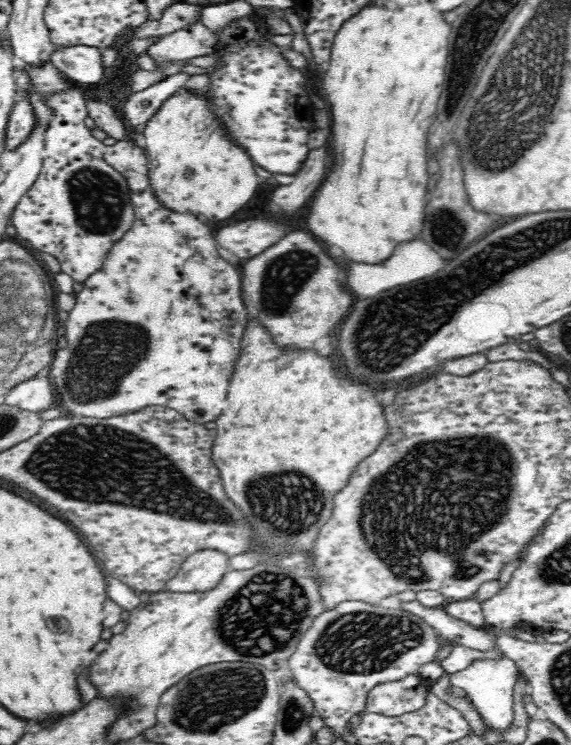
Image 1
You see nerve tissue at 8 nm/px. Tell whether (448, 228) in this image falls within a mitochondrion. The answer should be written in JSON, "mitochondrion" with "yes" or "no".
{"mitochondrion":"yes"}

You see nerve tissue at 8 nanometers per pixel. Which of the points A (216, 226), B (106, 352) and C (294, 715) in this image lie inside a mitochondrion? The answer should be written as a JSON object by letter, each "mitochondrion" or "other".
{"A":"other","B":"mitochondrion","C":"mitochondrion"}

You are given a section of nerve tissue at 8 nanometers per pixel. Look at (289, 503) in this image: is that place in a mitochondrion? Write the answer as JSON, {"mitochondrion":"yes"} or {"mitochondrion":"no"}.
{"mitochondrion":"yes"}

